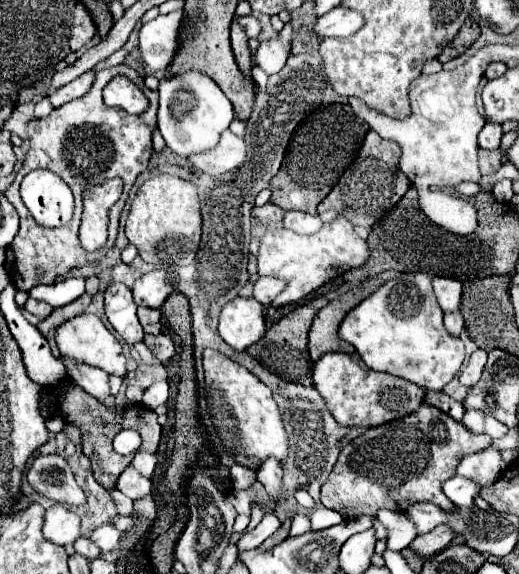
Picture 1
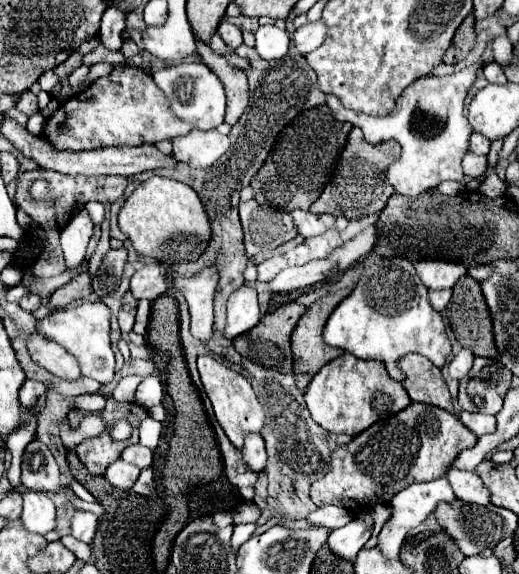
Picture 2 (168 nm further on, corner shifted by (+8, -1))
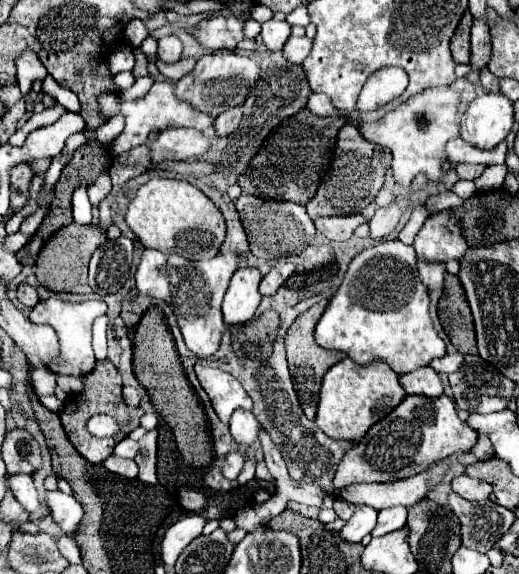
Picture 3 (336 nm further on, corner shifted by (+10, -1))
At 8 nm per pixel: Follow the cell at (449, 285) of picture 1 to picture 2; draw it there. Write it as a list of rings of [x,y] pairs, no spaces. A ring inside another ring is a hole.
[[[420,259],[414,263],[414,267],[428,289],[450,289],[466,273],[462,263],[438,259]]]

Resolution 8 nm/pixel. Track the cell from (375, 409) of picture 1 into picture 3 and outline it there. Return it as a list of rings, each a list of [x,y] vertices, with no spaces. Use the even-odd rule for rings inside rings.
[[[346,357],[326,371],[314,421],[328,437],[358,443],[364,433],[376,421],[384,419],[392,409],[396,409],[404,397],[406,391],[398,383],[398,375],[384,361],[376,359],[368,365],[358,365]]]

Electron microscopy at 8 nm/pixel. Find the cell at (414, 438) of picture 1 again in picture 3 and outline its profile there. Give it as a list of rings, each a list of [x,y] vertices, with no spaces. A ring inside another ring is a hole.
[[[420,395],[406,397],[390,415],[374,423],[368,433],[356,443],[338,463],[334,475],[334,499],[340,491],[354,483],[390,483],[412,477],[434,461],[448,457],[450,453],[470,451],[478,441],[478,433],[458,419],[452,399],[446,395],[438,399],[426,399]]]

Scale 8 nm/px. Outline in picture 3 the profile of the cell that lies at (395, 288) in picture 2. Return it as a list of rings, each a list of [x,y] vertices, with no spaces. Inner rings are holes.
[[[398,239],[380,241],[352,259],[340,289],[316,325],[316,343],[324,349],[344,351],[360,365],[382,359],[398,375],[410,373],[446,355],[446,343],[432,325],[428,303],[428,289],[418,277],[414,247]]]

